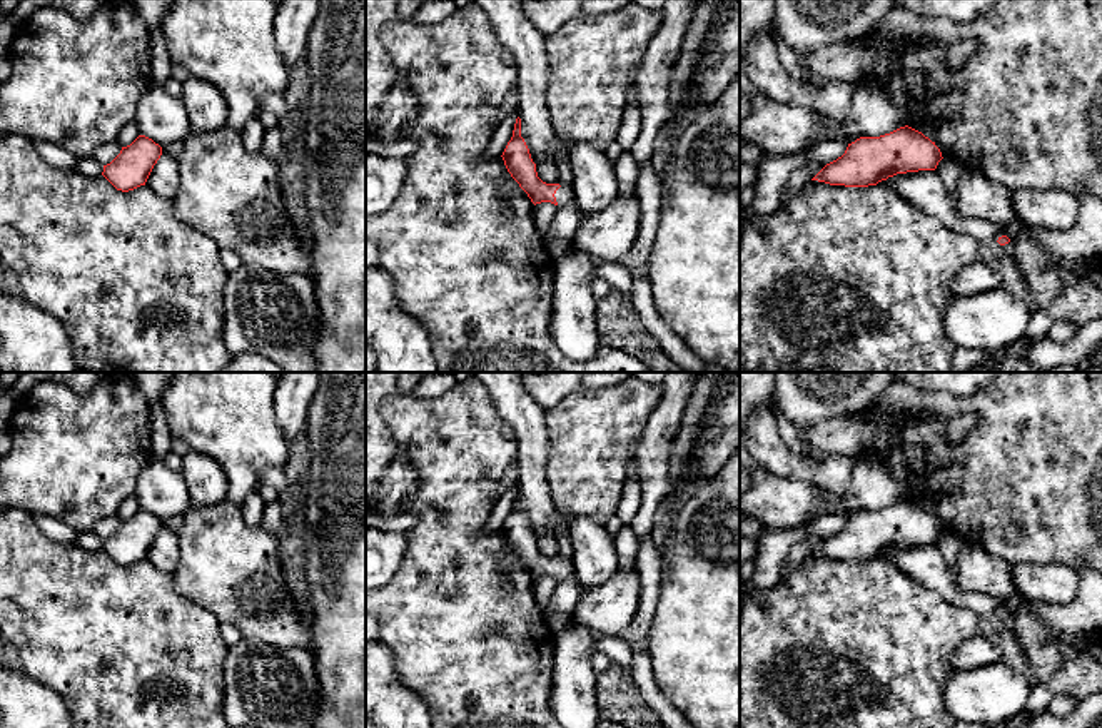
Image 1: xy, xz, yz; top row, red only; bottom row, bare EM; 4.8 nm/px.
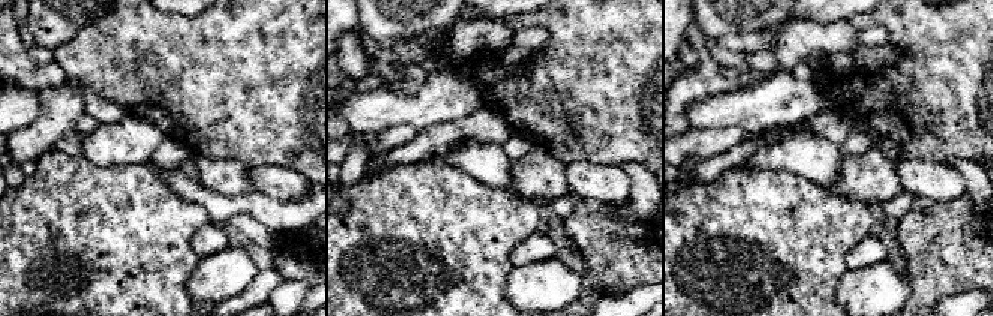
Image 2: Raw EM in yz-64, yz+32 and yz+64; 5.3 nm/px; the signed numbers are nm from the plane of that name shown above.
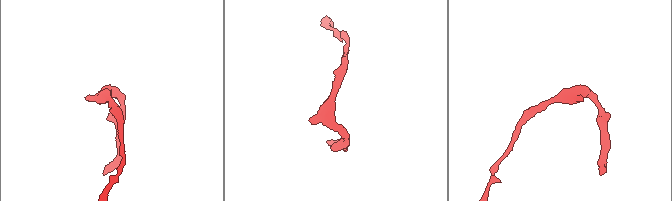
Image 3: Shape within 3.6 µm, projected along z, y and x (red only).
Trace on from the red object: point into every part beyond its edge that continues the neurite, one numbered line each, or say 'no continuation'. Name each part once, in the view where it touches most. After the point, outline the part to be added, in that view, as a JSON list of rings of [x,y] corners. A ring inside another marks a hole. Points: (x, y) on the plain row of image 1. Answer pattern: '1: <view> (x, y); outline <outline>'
1: xz (563, 570); outline [[[559,561],[554,568],[558,581],[566,579],[574,574],[573,564],[566,561]]]

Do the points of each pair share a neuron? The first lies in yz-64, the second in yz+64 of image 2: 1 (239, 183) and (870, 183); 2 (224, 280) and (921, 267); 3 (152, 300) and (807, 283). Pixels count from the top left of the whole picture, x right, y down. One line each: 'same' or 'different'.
1: same
2: different
3: same

